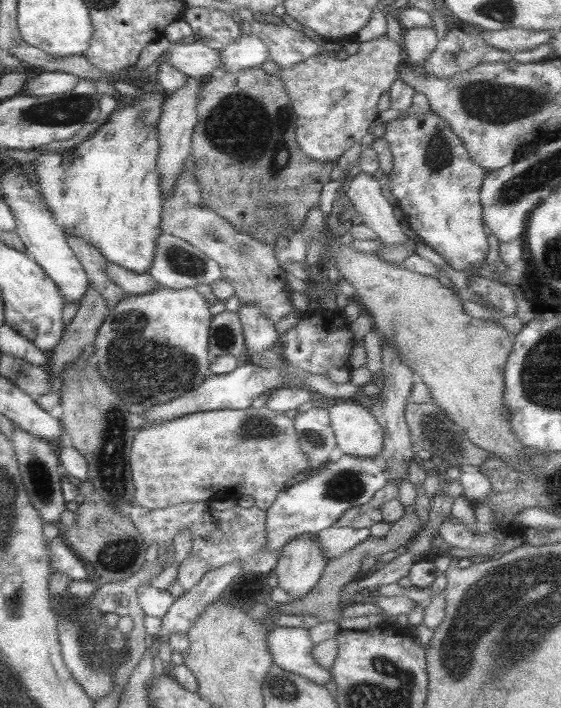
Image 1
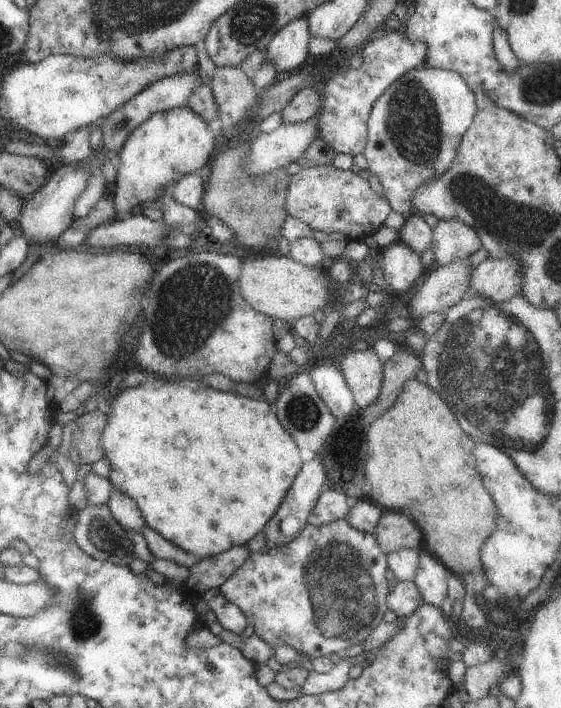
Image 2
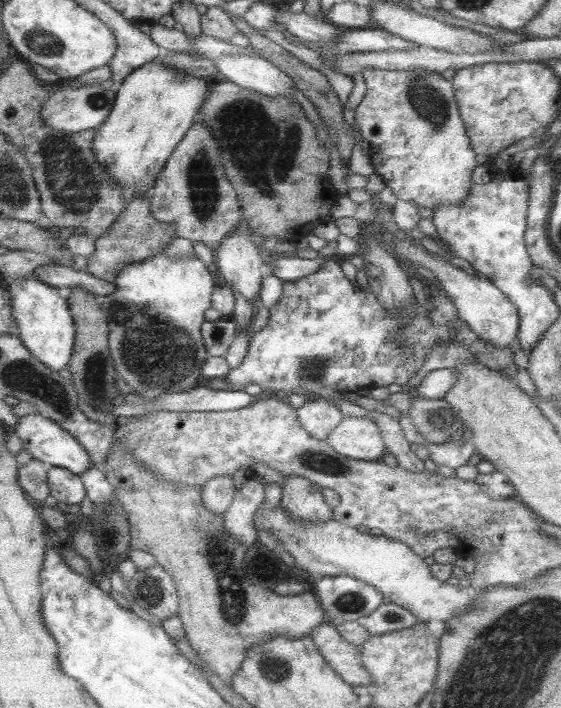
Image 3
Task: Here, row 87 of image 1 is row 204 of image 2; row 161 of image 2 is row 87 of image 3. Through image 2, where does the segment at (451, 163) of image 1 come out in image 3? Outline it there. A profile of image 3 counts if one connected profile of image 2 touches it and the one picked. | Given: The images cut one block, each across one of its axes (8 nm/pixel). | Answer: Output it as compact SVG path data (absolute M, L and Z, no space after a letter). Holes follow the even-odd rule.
M379 70L362 72L366 84L363 100L355 108L355 120L362 139L369 142L369 158L376 174L383 178L397 200L412 202L418 208L436 209L440 203L458 203L468 197L472 187L472 171L480 159L470 146L456 99L452 81L441 73L424 73L422 70Z

